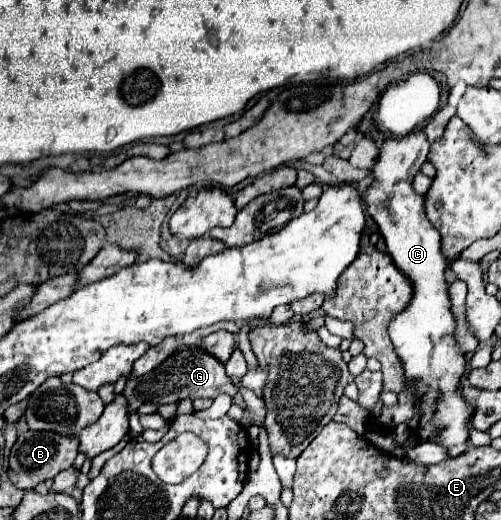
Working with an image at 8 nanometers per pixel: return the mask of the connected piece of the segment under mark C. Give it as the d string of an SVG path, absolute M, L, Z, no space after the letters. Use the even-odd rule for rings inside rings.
M424 131L410 133L406 137L390 137L382 143L378 159L372 167L372 185L364 195L366 209L376 221L386 249L392 255L394 263L406 273L414 285L414 297L408 307L398 313L388 327L390 339L396 347L400 361L404 363L406 377L416 383L412 391L402 391L398 395L398 405L384 407L380 417L374 421L382 429L394 429L398 423L408 421L410 429L418 435L424 435L422 421L426 423L426 437L420 441L434 441L448 447L450 457L458 457L466 451L468 441L468 419L472 407L462 399L458 391L458 381L466 369L464 353L460 353L454 341L454 317L450 311L446 267L448 261L440 253L440 235L426 219L424 197L414 193L412 179L420 171L422 163L428 157L430 143Z

